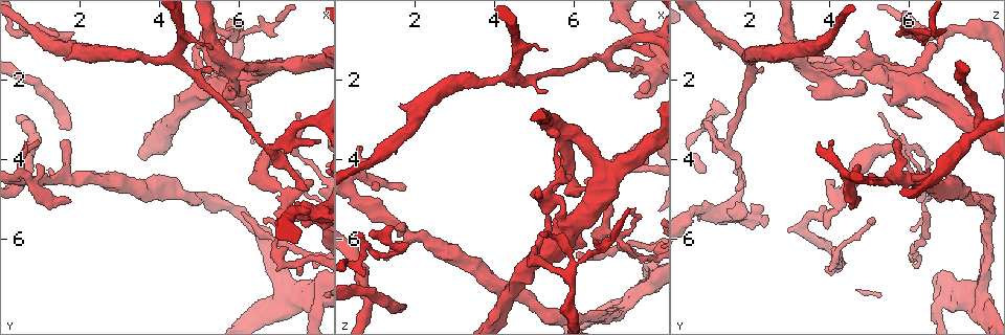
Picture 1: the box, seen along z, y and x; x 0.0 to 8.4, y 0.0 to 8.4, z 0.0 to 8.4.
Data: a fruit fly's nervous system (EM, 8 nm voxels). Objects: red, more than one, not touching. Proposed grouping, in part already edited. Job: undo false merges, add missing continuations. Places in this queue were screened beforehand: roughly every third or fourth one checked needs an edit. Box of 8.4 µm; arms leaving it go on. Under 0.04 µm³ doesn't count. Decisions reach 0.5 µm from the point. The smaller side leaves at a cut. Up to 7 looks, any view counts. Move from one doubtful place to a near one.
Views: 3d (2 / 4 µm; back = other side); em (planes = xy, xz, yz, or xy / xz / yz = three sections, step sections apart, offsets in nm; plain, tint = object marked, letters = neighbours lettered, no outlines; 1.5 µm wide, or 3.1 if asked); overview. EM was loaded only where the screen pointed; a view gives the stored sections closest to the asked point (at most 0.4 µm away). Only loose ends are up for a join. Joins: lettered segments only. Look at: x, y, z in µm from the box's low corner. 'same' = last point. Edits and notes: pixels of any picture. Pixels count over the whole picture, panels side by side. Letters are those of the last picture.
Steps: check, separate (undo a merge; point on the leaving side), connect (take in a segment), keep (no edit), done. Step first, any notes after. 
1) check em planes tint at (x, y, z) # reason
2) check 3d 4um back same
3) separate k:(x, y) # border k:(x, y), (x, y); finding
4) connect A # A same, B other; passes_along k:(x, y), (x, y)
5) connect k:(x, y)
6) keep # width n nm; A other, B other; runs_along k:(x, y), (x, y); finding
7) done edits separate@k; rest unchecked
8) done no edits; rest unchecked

check 3d 2um at (7.10, 5.40, 4.00) # sharp bend

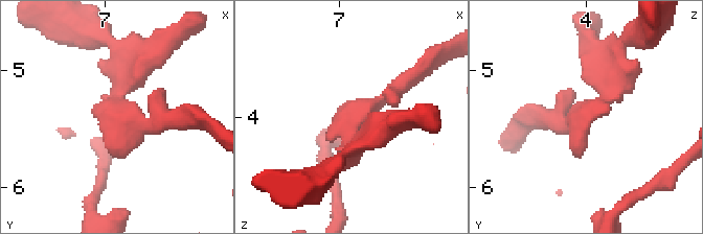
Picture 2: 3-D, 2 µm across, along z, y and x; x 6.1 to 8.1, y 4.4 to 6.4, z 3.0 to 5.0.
check em planes tint at (7.14, 5.40, 3.96)

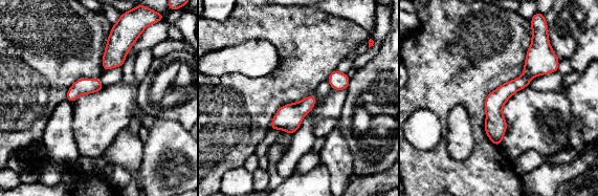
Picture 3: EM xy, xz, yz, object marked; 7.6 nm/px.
check em planes letters same # what lies round it

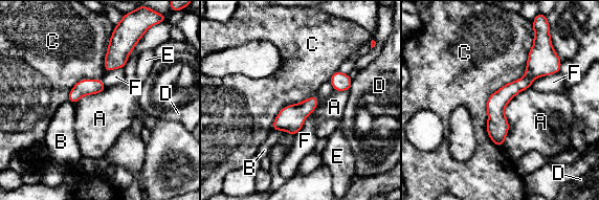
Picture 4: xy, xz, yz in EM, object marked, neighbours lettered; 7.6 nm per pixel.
separate 4:(508, 91) # A other, B other, C other, D other, E other, F other; border 4:(525, 75), (534, 78); two cells meet here

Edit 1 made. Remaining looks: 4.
check em xy step 4 letters at (6.70, 3.75, 1.50) # sharp bend

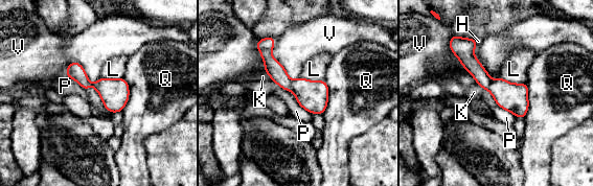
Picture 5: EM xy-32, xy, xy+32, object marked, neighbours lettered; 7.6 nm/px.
separate 5:(276, 71) # width 220 nm; H other, K other, L other, P other, Q other, V other; border 5:(292, 82), (289, 90); two cells meet here

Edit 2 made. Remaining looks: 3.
check overview

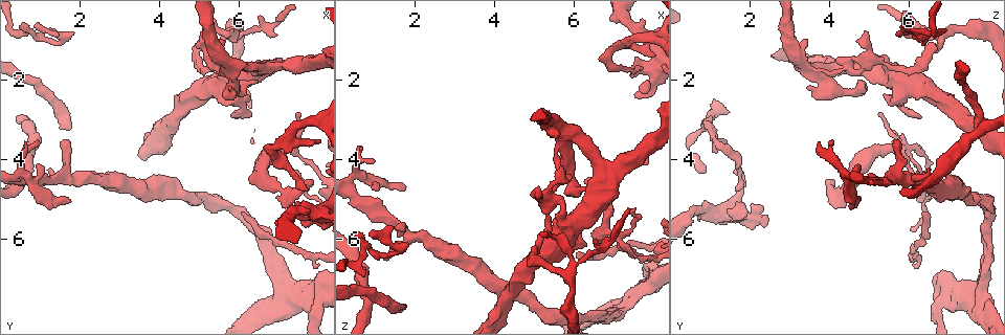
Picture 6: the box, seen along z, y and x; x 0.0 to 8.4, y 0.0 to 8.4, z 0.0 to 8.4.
check em yz step 8 tint at (5.55, 1.55, 5.30) # thick turns thin

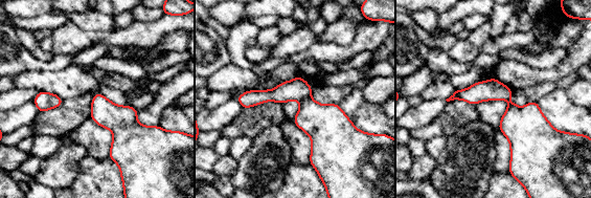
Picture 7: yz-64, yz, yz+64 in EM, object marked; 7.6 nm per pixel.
check em planes letters same # cut it another way

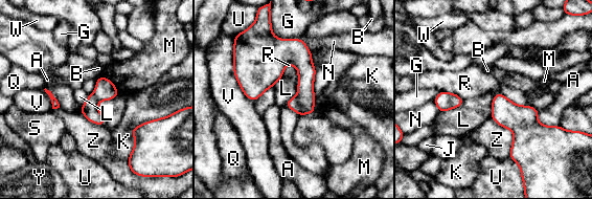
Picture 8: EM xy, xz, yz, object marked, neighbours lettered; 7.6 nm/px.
separate 8:(305, 97) # A other, B other, G other, J other, K other, L other, M other, N other, Q other, R other, S other, U other, V other, W other, Y other, Z other; border 8:(296, 96), (297, 103), (304, 113); two cells meet here

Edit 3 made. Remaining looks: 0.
done edits separate@4, separate@5, separate@8; rest unchecked

